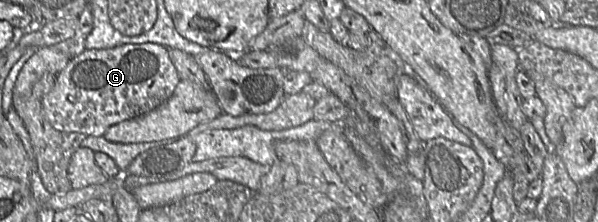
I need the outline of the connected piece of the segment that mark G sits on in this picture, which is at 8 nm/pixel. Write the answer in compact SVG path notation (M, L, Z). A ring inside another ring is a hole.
M147 42L85 50L57 75L54 87L42 98L41 105L54 129L103 137L112 125L148 113L165 102L180 81L169 49L160 44Z

